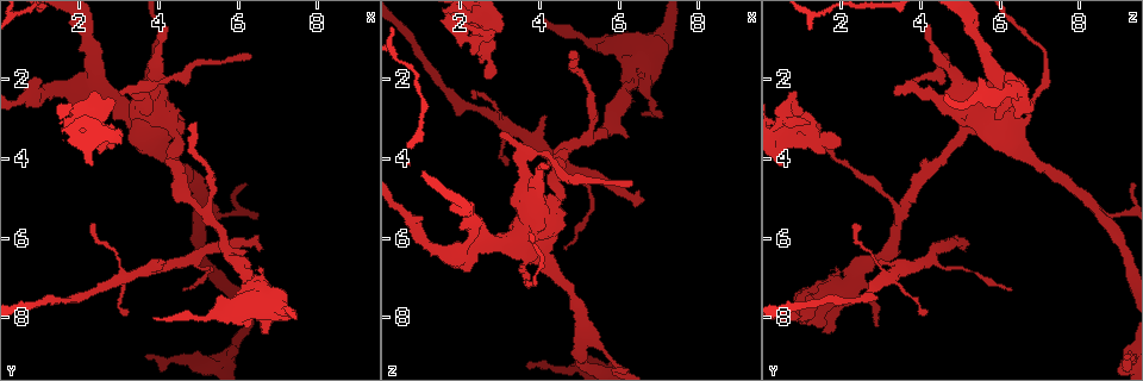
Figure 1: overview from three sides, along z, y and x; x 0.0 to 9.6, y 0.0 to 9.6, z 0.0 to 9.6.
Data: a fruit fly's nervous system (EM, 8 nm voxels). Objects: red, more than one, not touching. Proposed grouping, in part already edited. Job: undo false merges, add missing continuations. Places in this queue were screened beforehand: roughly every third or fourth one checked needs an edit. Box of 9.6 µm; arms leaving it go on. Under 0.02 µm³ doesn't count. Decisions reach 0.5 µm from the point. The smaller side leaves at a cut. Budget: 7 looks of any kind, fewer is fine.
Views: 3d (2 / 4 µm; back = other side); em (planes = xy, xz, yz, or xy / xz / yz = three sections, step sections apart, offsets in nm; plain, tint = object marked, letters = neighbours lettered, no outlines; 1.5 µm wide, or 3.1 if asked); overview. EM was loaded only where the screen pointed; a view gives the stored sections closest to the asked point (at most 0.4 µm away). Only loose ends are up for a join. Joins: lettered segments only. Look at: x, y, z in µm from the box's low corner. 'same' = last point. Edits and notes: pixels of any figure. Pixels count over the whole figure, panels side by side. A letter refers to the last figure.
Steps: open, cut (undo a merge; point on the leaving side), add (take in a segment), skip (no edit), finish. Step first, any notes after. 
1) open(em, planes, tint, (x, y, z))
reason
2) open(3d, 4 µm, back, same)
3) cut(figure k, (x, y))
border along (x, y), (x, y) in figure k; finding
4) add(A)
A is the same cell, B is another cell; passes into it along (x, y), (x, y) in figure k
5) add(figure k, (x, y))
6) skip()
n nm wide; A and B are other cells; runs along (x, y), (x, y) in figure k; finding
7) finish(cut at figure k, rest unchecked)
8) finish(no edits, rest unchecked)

open(em, xz, step 4, letters, (6.45, 6.80, 1.80))
branch stops here

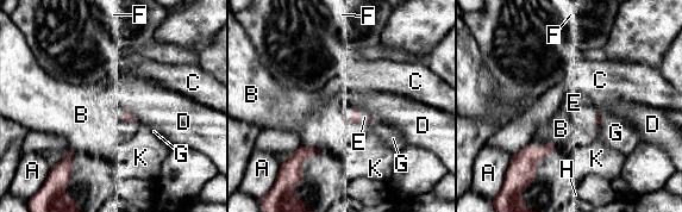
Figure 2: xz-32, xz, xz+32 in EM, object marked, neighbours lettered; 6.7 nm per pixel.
open(em, planes, letters, same)

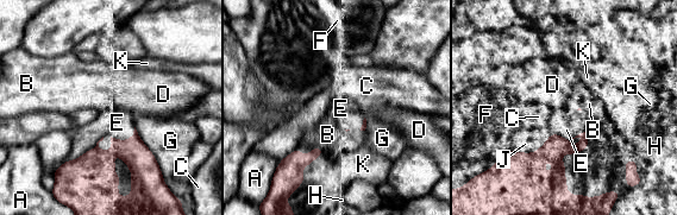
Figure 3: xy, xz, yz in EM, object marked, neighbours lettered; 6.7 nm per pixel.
skip()
A, B, C, D, E, F, G, H, J and K are other cells; runs along (154, 163), (113, 151), (96, 166), (66, 166) in figure 3; none of them fits

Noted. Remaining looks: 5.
open(3d, 4 µm, back, (6.60, 6.30, 5.00))
an open end

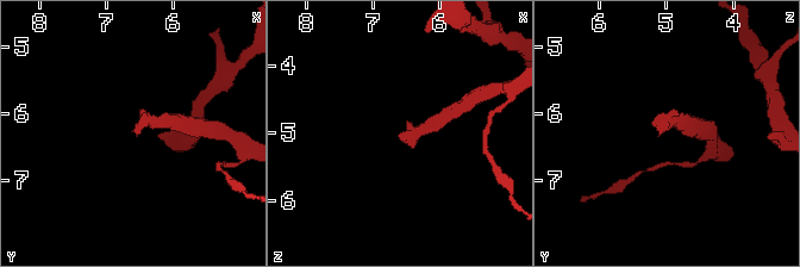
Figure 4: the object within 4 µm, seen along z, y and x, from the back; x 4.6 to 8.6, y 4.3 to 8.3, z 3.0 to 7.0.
open(em, xz, step 8, letters, (6.65, 6.25, 5.00))
need the tissue

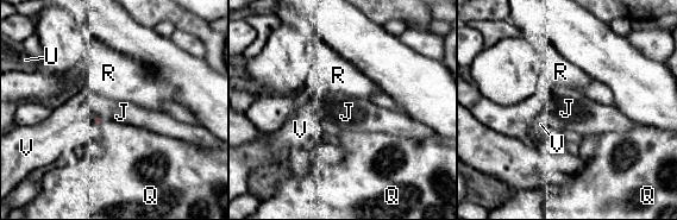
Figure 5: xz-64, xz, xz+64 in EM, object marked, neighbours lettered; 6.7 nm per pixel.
open(em, planes, letters, same)

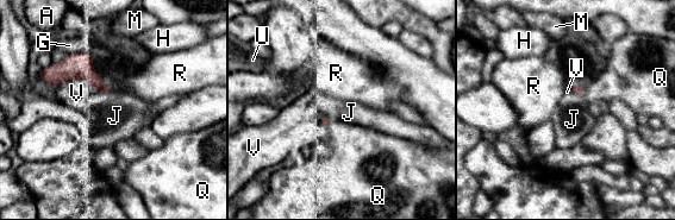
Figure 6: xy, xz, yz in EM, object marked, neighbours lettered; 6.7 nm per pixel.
skip()
A, G, H, J, M, Q, R, U and V are other cells; border along (567, 80), (568, 89) in figure 6; no lettered segment goes on from it

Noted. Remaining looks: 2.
open(3d, 2 µm, (2.45, 5.70, 2.40))
branch stops here

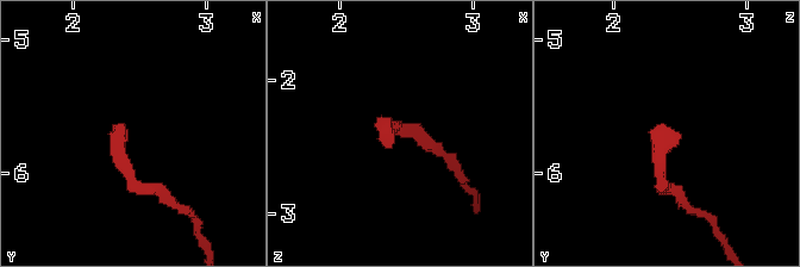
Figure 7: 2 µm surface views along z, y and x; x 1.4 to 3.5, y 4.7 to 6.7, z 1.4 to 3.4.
open(em, planes, letters, (2.40, 5.70, 2.46))
need the tissue

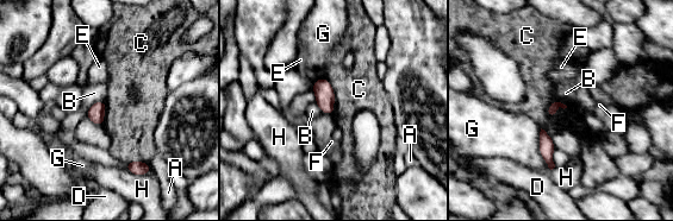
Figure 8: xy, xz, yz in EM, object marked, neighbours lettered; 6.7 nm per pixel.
skip()
A, B, C, D, E, F, G and H are other cells; no lettered segment goes on from it

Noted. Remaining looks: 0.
finish(no edits, rest unchecked)

